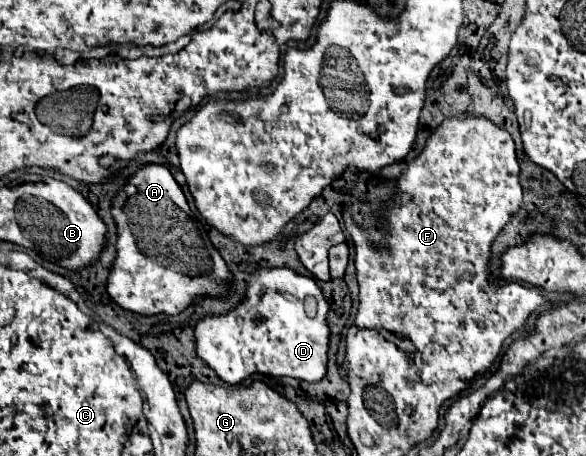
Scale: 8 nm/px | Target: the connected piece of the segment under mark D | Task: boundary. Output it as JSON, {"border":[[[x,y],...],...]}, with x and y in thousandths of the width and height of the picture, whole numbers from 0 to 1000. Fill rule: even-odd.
{"border":[[[440,588],[440,596],[430,601],[430,614],[427,614],[427,627],[423,627],[423,640],[420,640],[420,658],[416,658],[403,680],[396,680],[396,684],[389,684],[389,689],[382,689],[382,693],[352,693],[352,697],[345,697],[345,702],[334,711],[334,719],[331,719],[331,728],[334,728],[334,772],[338,772],[338,781],[341,781],[348,794],[355,794],[355,803],[358,803],[386,842],[410,842],[413,833],[420,833],[423,825],[430,825],[430,820],[437,820],[437,816],[440,816],[440,820],[471,825],[471,829],[478,829],[478,825],[495,825],[495,829],[509,829],[509,833],[519,833],[519,838],[543,838],[543,833],[549,833],[549,825],[556,825],[556,794],[560,794],[560,759],[563,759],[563,719],[560,719],[560,706],[556,706],[560,680],[563,680],[563,671],[560,671],[560,662],[553,658],[549,636],[543,632],[539,614],[532,614],[532,610],[526,610],[526,605],[512,605],[512,601],[505,601],[505,596],[491,592],[491,588]],[[526,649],[536,649],[539,662],[543,662],[543,671],[539,671],[539,693],[526,693],[526,689],[522,689],[519,662],[522,662]]]}

